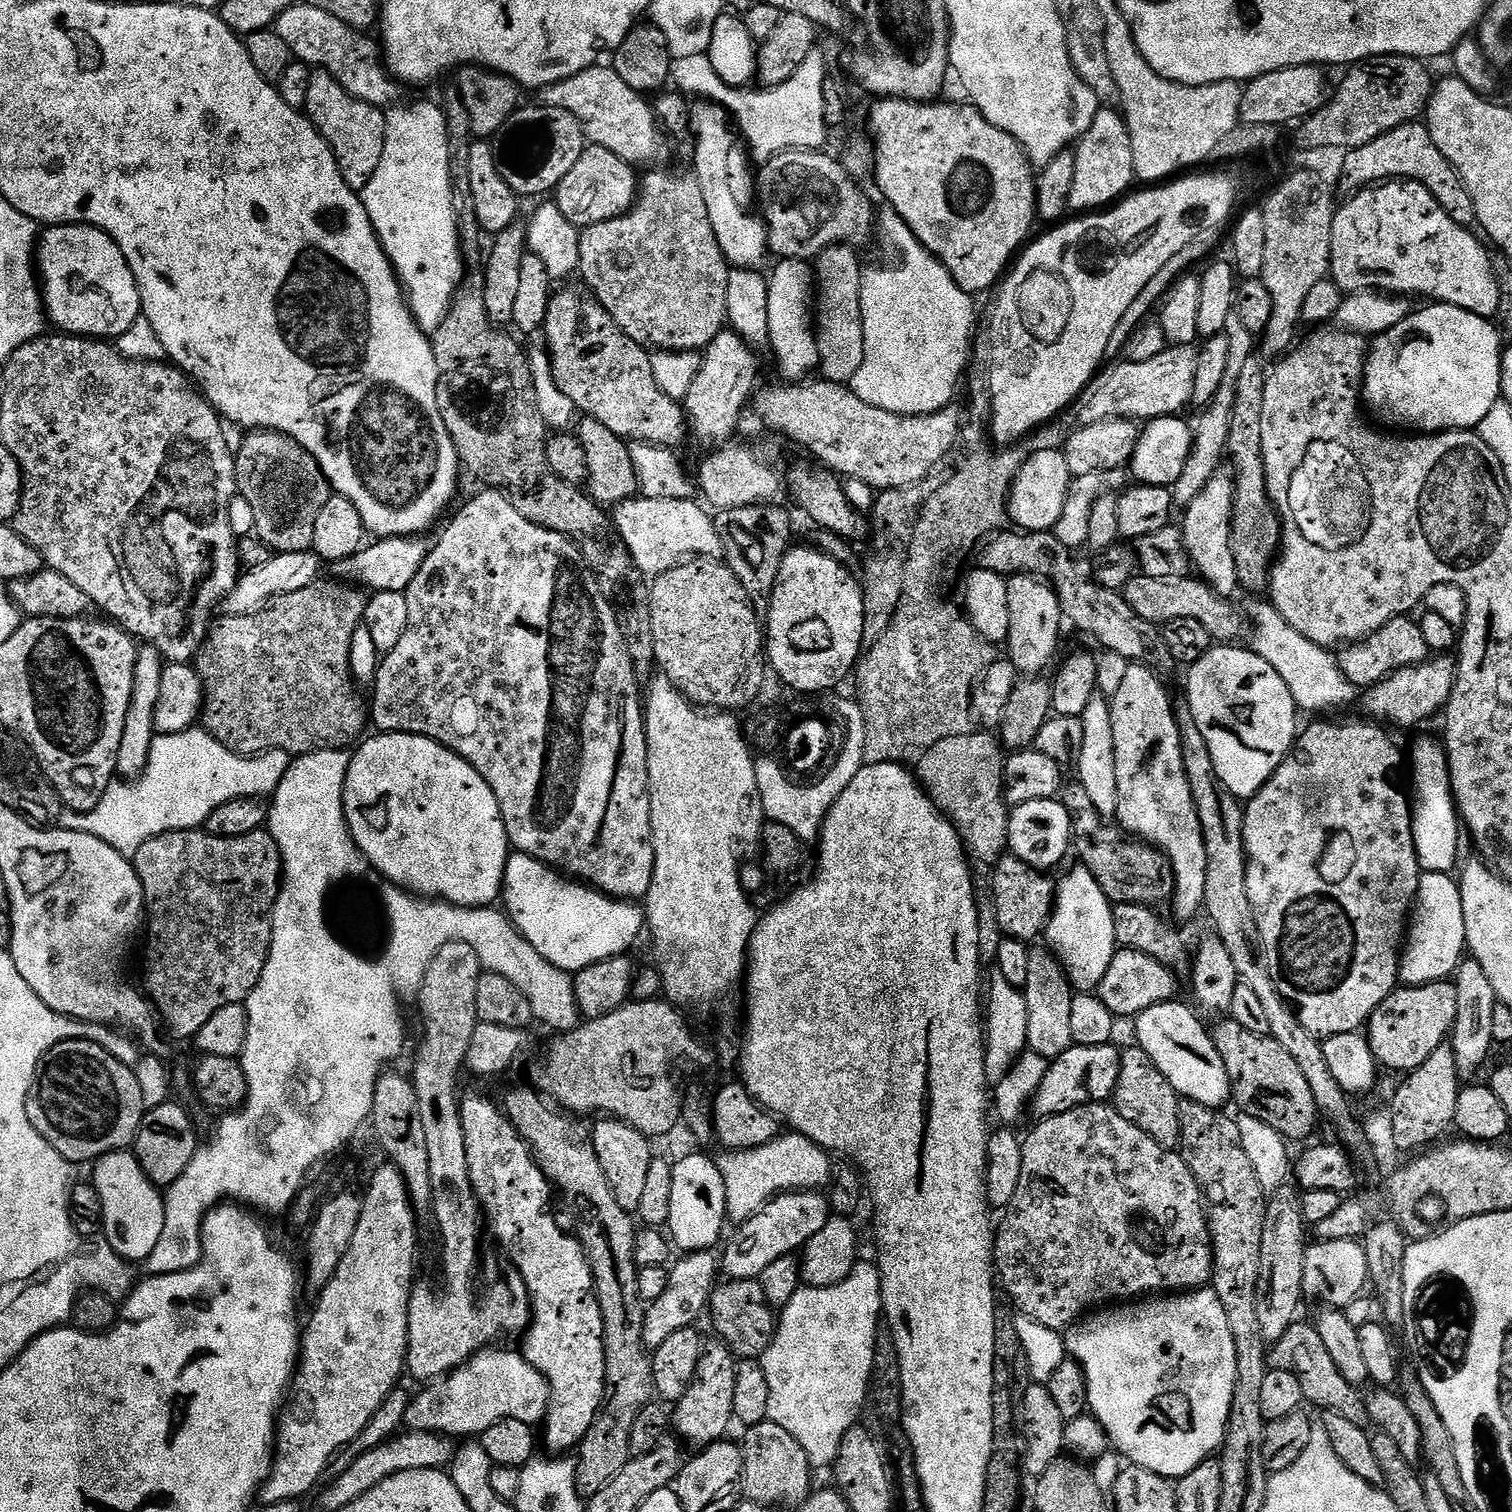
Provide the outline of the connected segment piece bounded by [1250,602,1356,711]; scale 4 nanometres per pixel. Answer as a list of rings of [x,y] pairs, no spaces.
[[[1264,603],[1262,610],[1254,614],[1254,632],[1251,651],[1270,663],[1296,700],[1299,709],[1322,710],[1325,707],[1348,704],[1356,694],[1355,685],[1342,674],[1337,657],[1329,650],[1310,642],[1290,626],[1271,603]]]

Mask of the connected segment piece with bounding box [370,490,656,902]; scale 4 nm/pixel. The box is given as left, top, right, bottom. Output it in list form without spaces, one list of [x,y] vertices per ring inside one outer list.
[[[495,490],[480,491],[484,492],[478,493],[473,500],[466,501],[461,506],[460,513],[445,526],[444,533],[440,536],[440,541],[436,545],[433,543],[429,547],[428,556],[422,562],[421,569],[418,570],[418,574],[415,575],[414,580],[410,582],[407,591],[404,592],[406,606],[410,606],[410,618],[406,618],[406,631],[403,632],[401,640],[398,641],[398,646],[394,646],[394,650],[383,653],[382,659],[379,661],[376,669],[376,679],[370,688],[370,691],[372,691],[372,700],[370,696],[371,723],[373,720],[380,727],[377,729],[381,733],[409,732],[415,736],[430,738],[434,742],[441,744],[442,747],[449,748],[454,754],[461,756],[470,766],[474,766],[474,770],[478,770],[478,774],[482,774],[482,778],[492,787],[494,794],[498,798],[498,806],[500,807],[500,813],[506,826],[509,845],[517,853],[530,855],[536,860],[541,860],[543,864],[567,874],[569,877],[579,878],[585,885],[603,892],[606,896],[629,902],[639,901],[639,896],[640,899],[647,897],[650,886],[652,885],[654,866],[656,865],[656,855],[654,854],[654,846],[652,845],[650,794],[648,793],[648,743],[646,742],[646,734],[644,733],[642,688],[636,679],[636,671],[632,665],[632,659],[628,653],[628,647],[624,641],[620,624],[616,620],[616,612],[612,608],[612,601],[607,600],[602,594],[602,590],[596,581],[596,576],[592,573],[591,568],[588,567],[585,553],[577,541],[573,540],[571,536],[563,536],[554,530],[546,530],[542,526],[530,522],[530,518],[522,518],[522,514],[518,514],[518,510],[514,510],[514,506],[510,506],[510,502],[501,492]]]

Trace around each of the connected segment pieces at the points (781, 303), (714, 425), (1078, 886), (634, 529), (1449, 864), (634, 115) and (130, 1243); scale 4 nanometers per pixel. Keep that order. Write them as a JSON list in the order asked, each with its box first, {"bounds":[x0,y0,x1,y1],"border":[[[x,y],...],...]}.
[{"bounds":[767,259,820,382],"border":[[[781,259],[780,264],[773,270],[772,276],[767,277],[768,282],[768,344],[776,355],[776,364],[785,381],[800,382],[811,377],[820,367],[818,358],[818,342],[814,327],[814,312],[810,307],[810,297],[814,292],[814,268],[806,260]]]},{"bounds":[682,330,757,446],"border":[[[731,330],[720,332],[718,338],[703,349],[696,377],[682,401],[693,437],[709,440],[712,446],[724,446],[733,439],[731,436],[740,424],[740,415],[747,404],[749,407],[757,387],[756,356],[752,352],[755,352],[753,345]]]},{"bounds":[1046,867,1118,994],"border":[[[1080,867],[1074,869],[1061,884],[1059,881],[1046,944],[1068,973],[1073,989],[1080,994],[1092,994],[1099,989],[1102,978],[1106,978],[1106,970],[1118,950],[1114,934],[1116,913],[1113,901],[1104,893],[1092,869]]]},{"bounds":[613,496,725,578],"border":[[[638,496],[630,500],[624,500],[613,507],[614,524],[625,544],[623,547],[630,557],[631,563],[640,572],[643,572],[647,577],[655,578],[662,573],[669,572],[685,558],[716,558],[723,553],[725,541],[722,536],[720,540],[720,532],[716,529],[715,522],[707,516],[709,513],[699,503],[697,503],[698,505],[696,503],[695,499],[648,499]]]},{"bounds":[1412,742,1462,873],"border":[[[1437,742],[1437,744],[1416,744],[1412,748],[1412,774],[1414,776],[1414,784],[1416,786],[1416,792],[1420,798],[1421,806],[1415,805],[1413,807],[1413,832],[1415,834],[1415,846],[1416,852],[1419,854],[1419,864],[1424,872],[1436,872],[1436,873],[1451,873],[1458,862],[1458,856],[1460,854],[1460,828],[1462,832],[1462,818],[1459,814],[1459,808],[1457,806],[1455,795],[1452,788],[1451,771],[1448,769],[1448,754],[1443,743]]]},{"bounds":[539,66,669,166],"border":[[[593,66],[584,72],[574,74],[562,82],[552,84],[539,93],[541,105],[562,107],[574,114],[581,123],[584,139],[589,145],[597,144],[610,154],[618,154],[628,164],[639,166],[656,166],[659,160],[668,156],[669,137],[662,131],[653,105],[648,104],[641,93],[635,92],[611,66]]]},{"bounds":[90,1150,164,1261],"border":[[[128,1150],[108,1152],[95,1161],[93,1168],[96,1169],[92,1172],[90,1183],[102,1198],[103,1239],[110,1242],[121,1260],[147,1261],[164,1233],[164,1198],[161,1189],[146,1178],[135,1155]]]}]

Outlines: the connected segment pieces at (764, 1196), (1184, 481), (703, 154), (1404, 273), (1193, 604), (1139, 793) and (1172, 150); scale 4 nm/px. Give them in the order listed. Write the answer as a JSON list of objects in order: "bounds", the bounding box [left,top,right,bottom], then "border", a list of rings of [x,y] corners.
[{"bounds":[715,1134,833,1221],"border":[[[781,1134],[766,1142],[766,1146],[758,1146],[754,1150],[724,1150],[721,1153],[721,1156],[715,1157],[715,1161],[726,1186],[729,1221],[749,1220],[782,1192],[820,1190],[832,1179],[833,1161],[829,1153],[810,1138],[799,1134]]]},{"bounds":[1171,310,1258,506],"border":[[[1236,310],[1230,314],[1230,318],[1226,318],[1226,326],[1222,334],[1228,343],[1225,377],[1222,378],[1222,384],[1216,397],[1201,411],[1204,413],[1197,418],[1196,424],[1194,420],[1191,425],[1192,449],[1186,458],[1186,466],[1182,466],[1182,474],[1175,484],[1171,485],[1172,503],[1176,506],[1187,506],[1190,502],[1194,502],[1194,498],[1198,498],[1198,494],[1202,494],[1206,482],[1210,482],[1212,475],[1221,471],[1220,458],[1225,457],[1230,438],[1230,418],[1236,397],[1236,379],[1238,374],[1242,374],[1242,365],[1253,356],[1255,348],[1252,347],[1255,344],[1257,347],[1258,344],[1257,337],[1250,330],[1246,330],[1246,322],[1242,322],[1239,311]]]},{"bounds":[690,102,769,269],"border":[[[696,102],[690,108],[690,137],[696,143],[696,149],[692,152],[692,164],[698,186],[702,186],[702,198],[706,202],[706,214],[710,214],[710,226],[714,226],[714,238],[718,238],[718,246],[722,254],[728,259],[732,268],[763,269],[764,259],[769,259],[768,230],[759,215],[751,216],[744,212],[736,192],[732,189],[732,176],[728,173],[728,167],[732,164],[732,132],[733,125],[730,116],[725,109],[711,102]]]},{"bounds":[1330,178,1498,318],"border":[[[1393,178],[1383,182],[1377,182],[1367,188],[1361,188],[1344,205],[1335,209],[1332,217],[1332,267],[1330,278],[1337,284],[1341,293],[1351,294],[1361,290],[1375,290],[1385,294],[1403,294],[1405,297],[1432,296],[1433,301],[1441,304],[1453,304],[1470,314],[1478,314],[1485,318],[1495,317],[1498,310],[1498,282],[1492,269],[1492,256],[1490,252],[1480,245],[1481,237],[1475,236],[1472,232],[1467,232],[1463,223],[1457,222],[1452,215],[1442,207],[1434,198],[1434,194],[1424,184],[1419,184],[1416,180],[1406,180],[1403,178]]]},{"bounds":[1122,574,1244,642],"border":[[[1137,574],[1130,582],[1126,582],[1122,595],[1134,614],[1138,614],[1138,618],[1146,618],[1157,626],[1169,624],[1174,618],[1194,618],[1202,622],[1202,626],[1206,626],[1216,642],[1239,641],[1236,639],[1244,632],[1244,616],[1231,604],[1233,601],[1219,596],[1199,578],[1150,578]]]},{"bounds":[1110,663,1206,920],"border":[[[1129,663],[1122,677],[1118,694],[1110,697],[1112,725],[1114,726],[1114,774],[1118,774],[1118,810],[1115,819],[1125,833],[1156,845],[1168,855],[1172,873],[1176,876],[1176,893],[1170,908],[1176,911],[1175,919],[1188,920],[1201,915],[1206,894],[1206,842],[1202,834],[1202,822],[1194,806],[1194,794],[1190,794],[1190,782],[1186,778],[1186,766],[1182,762],[1182,746],[1176,724],[1174,699],[1168,693],[1161,677],[1144,664]]]},{"bounds":[1104,11,1244,182],"border":[[[1105,11],[1104,21],[1106,22],[1106,59],[1110,62],[1110,74],[1120,91],[1119,103],[1124,103],[1122,115],[1124,121],[1128,123],[1130,146],[1134,150],[1135,179],[1148,180],[1144,182],[1164,182],[1185,170],[1195,169],[1192,167],[1202,163],[1204,159],[1207,161],[1212,155],[1214,146],[1241,123],[1240,107],[1244,88],[1234,80],[1190,86],[1175,84],[1173,80],[1162,78],[1150,66],[1150,62],[1142,58],[1132,37],[1130,22],[1124,17],[1123,12]]]}]

